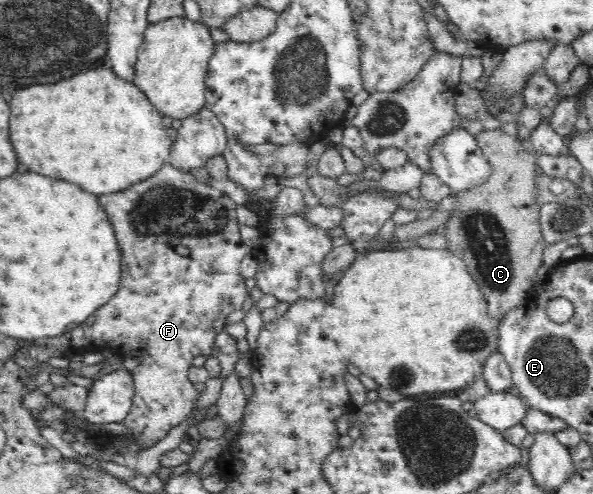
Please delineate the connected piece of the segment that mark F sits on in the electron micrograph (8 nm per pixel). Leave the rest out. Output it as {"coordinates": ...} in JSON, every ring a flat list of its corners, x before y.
{"coordinates":[[170,163,164,164,155,175,122,191,98,195,98,201,114,227,122,259,116,293,80,325,54,337,30,340,28,346,54,349,61,357,70,357,68,349,84,353,100,351,104,347,115,351,122,360,126,357,136,359,138,367,131,372,134,379,131,411,123,423,141,440,144,450,164,439,196,407,200,394,189,379,192,361,197,355,211,355,216,337,227,325,228,315,242,309,248,299,240,263,251,249,241,238,236,204,222,185,202,183]]}

